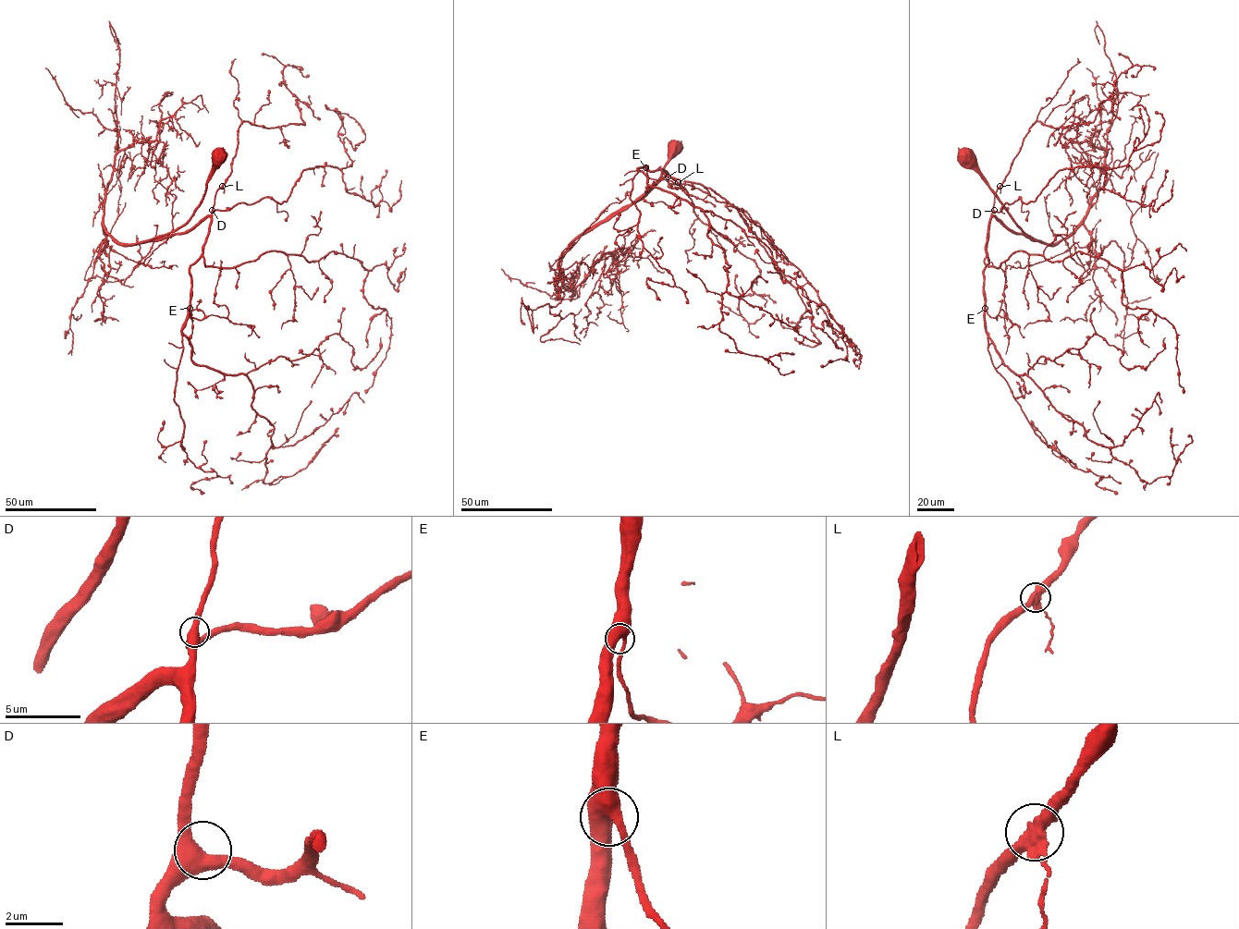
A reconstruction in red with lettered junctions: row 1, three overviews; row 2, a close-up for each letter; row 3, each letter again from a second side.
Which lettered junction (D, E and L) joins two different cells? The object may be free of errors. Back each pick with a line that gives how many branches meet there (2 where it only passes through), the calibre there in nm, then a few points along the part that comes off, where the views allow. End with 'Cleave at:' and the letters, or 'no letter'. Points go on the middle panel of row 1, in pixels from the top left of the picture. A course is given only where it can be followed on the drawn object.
Cleave at: no letter

